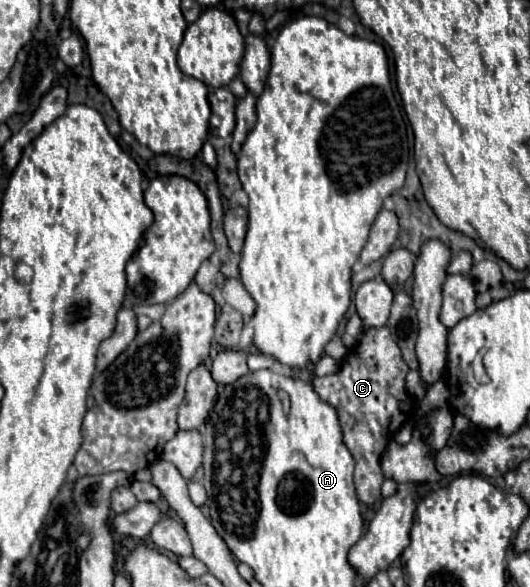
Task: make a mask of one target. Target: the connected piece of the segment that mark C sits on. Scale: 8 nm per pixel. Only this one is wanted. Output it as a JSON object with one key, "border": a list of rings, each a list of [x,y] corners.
{"border":[[[387,327],[365,329],[363,339],[349,349],[347,361],[341,369],[327,377],[315,377],[313,389],[321,401],[329,403],[341,421],[343,443],[355,459],[355,489],[359,501],[373,505],[381,499],[383,473],[379,469],[379,459],[389,443],[389,439],[399,431],[403,421],[409,419],[411,397],[405,391],[405,375],[409,367],[405,365],[397,343],[391,339]]]}

